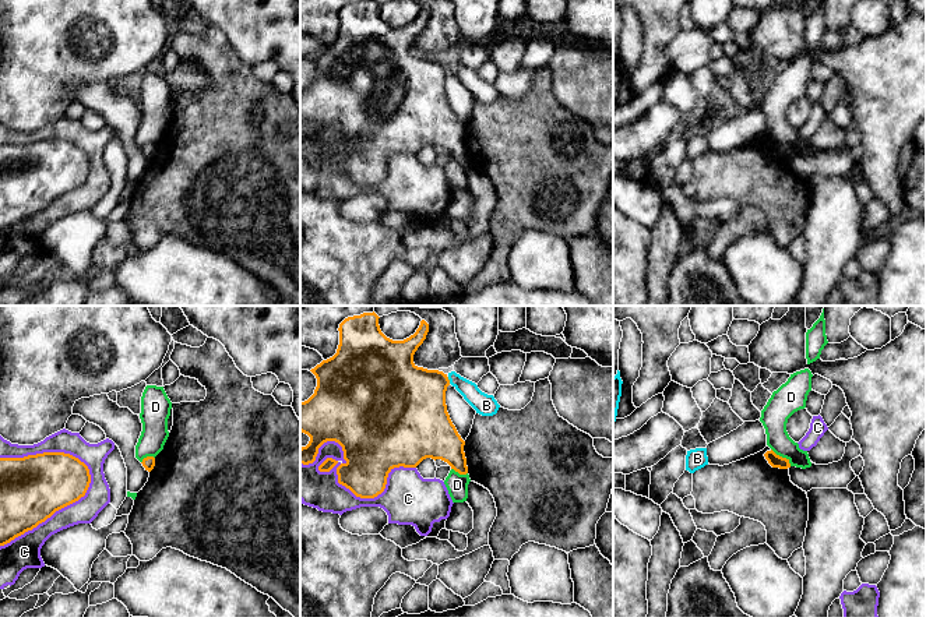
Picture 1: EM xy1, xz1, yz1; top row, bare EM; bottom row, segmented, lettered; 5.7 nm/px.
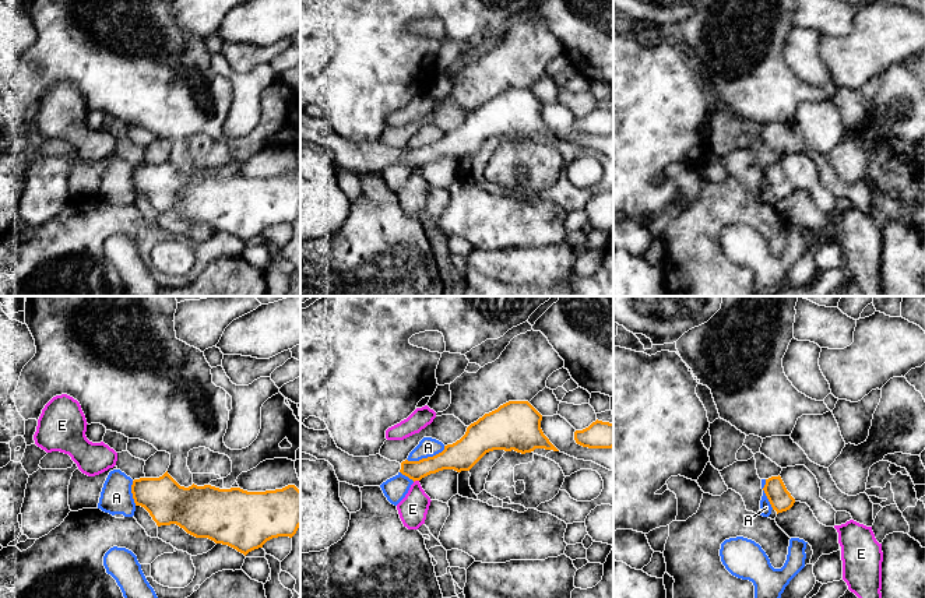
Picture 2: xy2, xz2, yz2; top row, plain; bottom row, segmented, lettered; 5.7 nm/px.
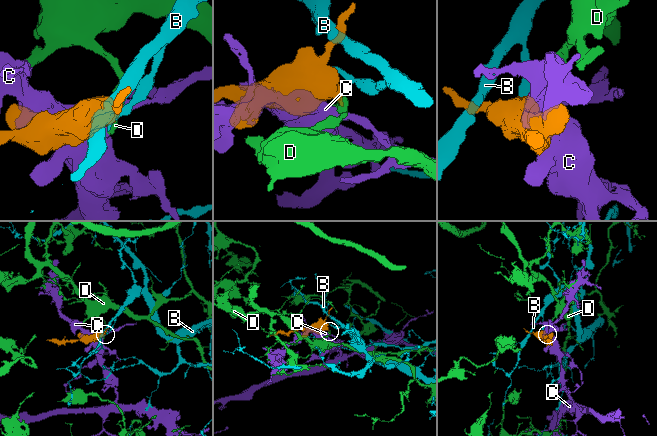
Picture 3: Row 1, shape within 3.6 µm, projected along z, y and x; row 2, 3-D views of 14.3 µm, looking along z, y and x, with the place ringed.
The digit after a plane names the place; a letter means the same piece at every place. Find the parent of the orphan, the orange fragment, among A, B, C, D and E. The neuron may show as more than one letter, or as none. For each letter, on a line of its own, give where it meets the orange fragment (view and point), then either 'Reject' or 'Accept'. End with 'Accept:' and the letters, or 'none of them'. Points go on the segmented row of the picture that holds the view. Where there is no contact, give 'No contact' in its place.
A: Touches orange at xz2 (428, 457). Reject
B: Touches orange at xz1 (449, 380). Reject
C: Touches orange at xz1 (341, 483). Reject
D: Touches orange at yz1 (781, 457). Reject
E: Touches orange at xz2 (415, 479). Reject
Accept: none of them

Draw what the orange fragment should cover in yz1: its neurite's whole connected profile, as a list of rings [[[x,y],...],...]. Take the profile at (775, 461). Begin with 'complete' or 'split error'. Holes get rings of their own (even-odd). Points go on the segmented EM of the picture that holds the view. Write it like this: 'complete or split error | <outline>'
complete | [[[772,449],[767,451],[764,456],[772,468],[779,468],[779,469],[791,468],[789,459],[777,455]]]

